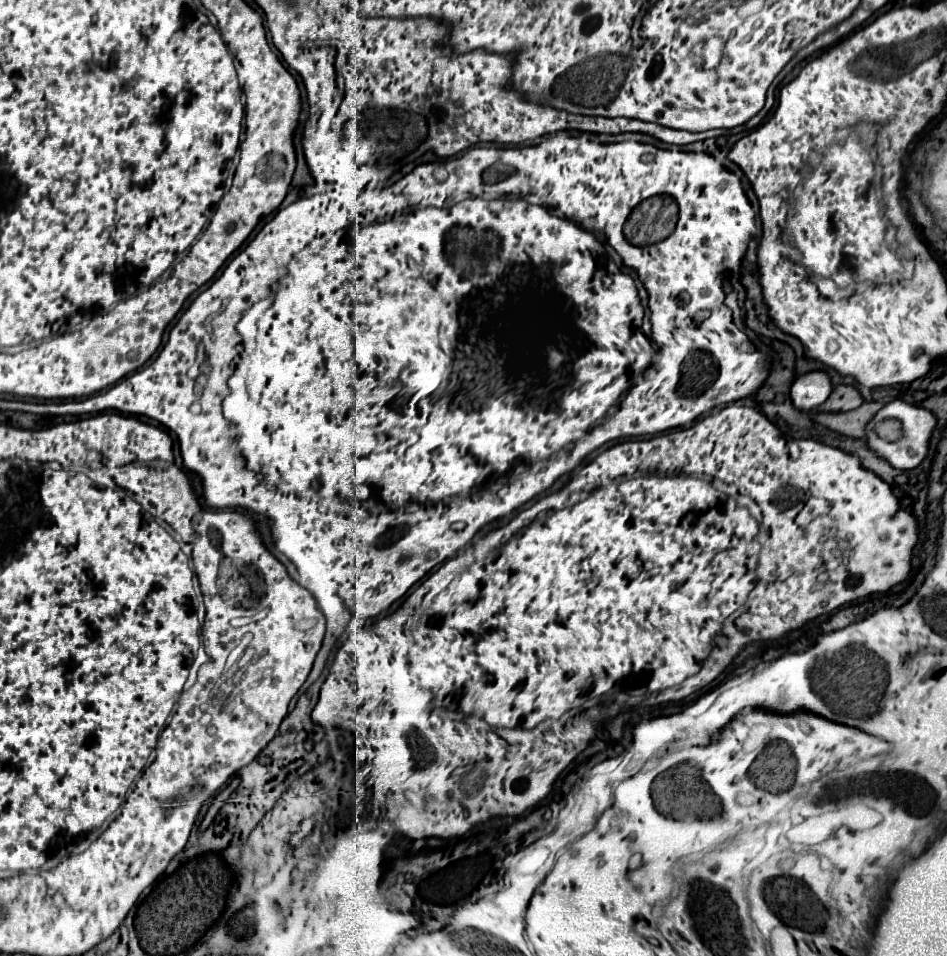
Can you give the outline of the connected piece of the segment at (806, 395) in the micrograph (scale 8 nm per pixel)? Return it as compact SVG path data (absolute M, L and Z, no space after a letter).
M810 371L800 375L792 385L792 403L800 411L818 407L830 395L832 384L826 371Z

